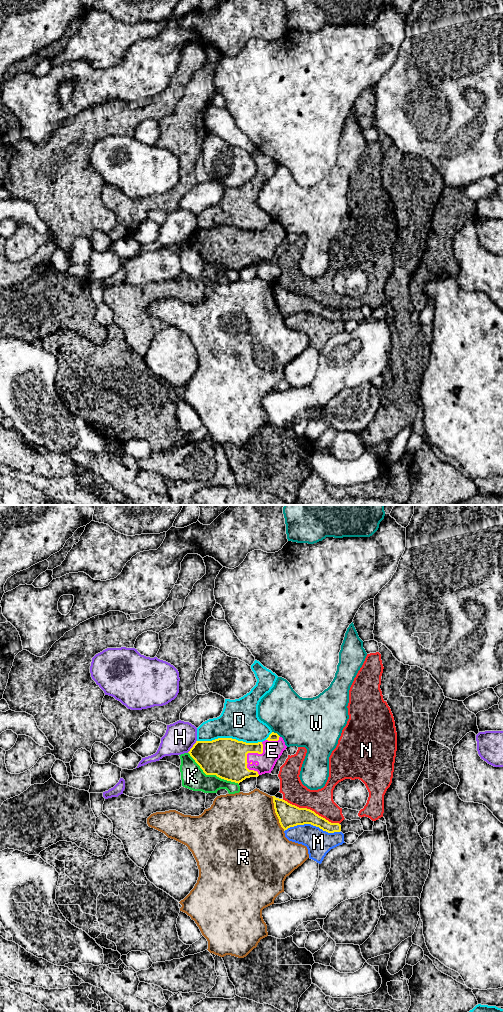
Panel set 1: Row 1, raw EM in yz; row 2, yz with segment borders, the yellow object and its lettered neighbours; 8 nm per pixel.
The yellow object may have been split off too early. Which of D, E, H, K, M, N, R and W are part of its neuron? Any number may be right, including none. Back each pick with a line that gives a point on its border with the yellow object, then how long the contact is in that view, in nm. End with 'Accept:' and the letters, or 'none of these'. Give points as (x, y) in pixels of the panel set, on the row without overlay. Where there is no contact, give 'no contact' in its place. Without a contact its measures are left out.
E: yz (247, 241) | 260 nm
Accept: E

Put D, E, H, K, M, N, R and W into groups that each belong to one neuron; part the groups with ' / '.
D / E / H / K / M / N / R / W

